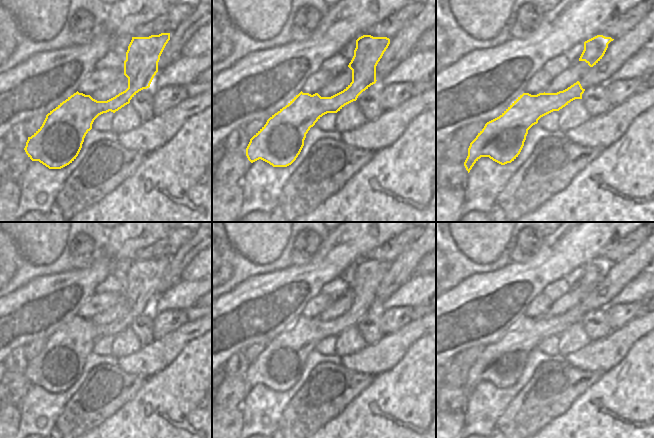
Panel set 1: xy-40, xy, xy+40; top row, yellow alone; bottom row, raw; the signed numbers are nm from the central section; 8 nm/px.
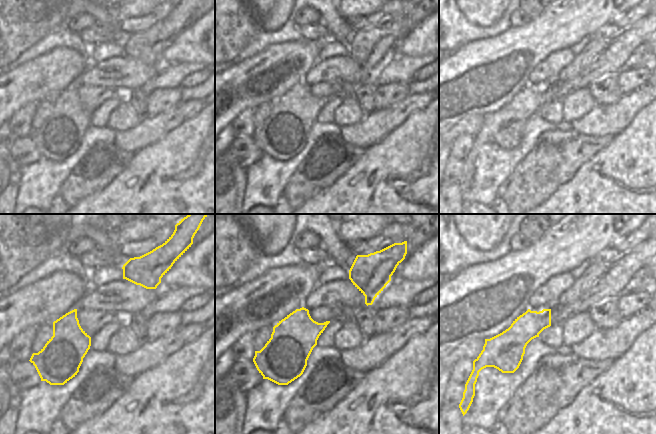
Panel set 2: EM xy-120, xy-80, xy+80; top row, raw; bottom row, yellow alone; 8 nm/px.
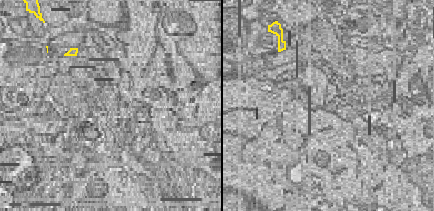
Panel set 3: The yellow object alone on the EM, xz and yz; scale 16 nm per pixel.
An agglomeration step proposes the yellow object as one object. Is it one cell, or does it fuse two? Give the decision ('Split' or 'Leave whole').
Leave whole

